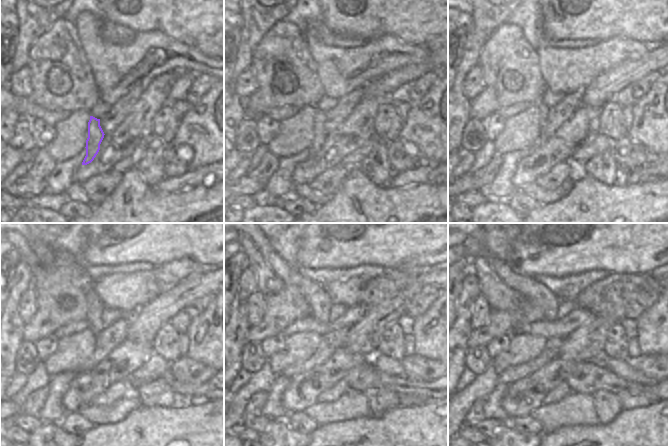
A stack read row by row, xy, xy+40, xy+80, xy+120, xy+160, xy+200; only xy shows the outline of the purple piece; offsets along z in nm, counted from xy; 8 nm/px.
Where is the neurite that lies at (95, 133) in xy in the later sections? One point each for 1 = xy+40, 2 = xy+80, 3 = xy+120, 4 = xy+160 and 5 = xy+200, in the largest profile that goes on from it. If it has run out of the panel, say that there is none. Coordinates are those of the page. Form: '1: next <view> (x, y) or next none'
1: next xy+40 (320, 133)
2: next xy+80 (543, 109)
3: next xy+120 (95, 305)
4: next xy+160 (319, 301)
5: next xy+200 (535, 291)

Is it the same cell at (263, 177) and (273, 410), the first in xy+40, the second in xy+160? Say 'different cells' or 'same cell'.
different cells

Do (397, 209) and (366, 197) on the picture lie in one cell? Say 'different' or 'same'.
same

